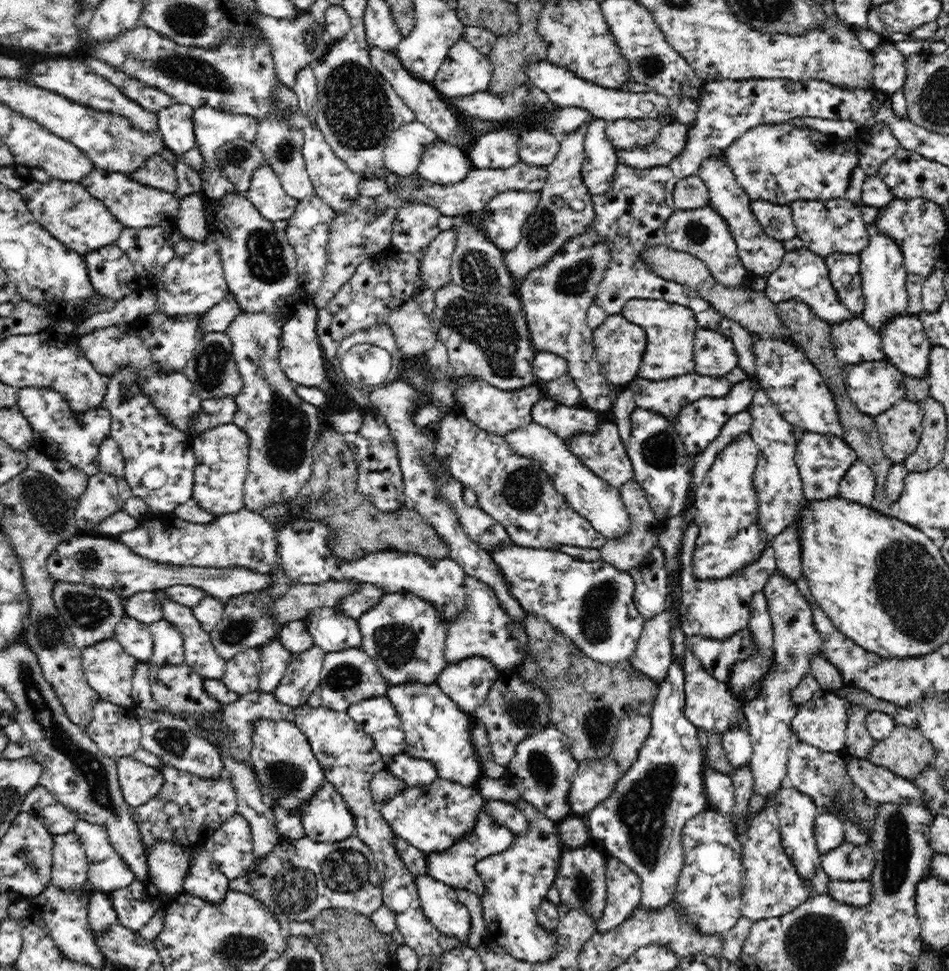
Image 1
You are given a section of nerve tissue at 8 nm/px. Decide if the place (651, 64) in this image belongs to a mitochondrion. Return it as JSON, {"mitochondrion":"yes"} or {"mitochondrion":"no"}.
{"mitochondrion":"yes"}

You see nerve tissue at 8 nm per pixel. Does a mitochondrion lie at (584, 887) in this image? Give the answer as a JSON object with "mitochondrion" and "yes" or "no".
{"mitochondrion":"yes"}

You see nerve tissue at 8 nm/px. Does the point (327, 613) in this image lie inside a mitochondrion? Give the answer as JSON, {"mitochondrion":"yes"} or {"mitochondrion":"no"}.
{"mitochondrion":"no"}

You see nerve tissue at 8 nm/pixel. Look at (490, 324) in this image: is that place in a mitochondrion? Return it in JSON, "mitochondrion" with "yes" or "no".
{"mitochondrion":"yes"}

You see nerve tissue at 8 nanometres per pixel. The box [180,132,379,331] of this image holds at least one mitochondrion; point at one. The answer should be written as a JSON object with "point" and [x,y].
{"point":[265,262]}

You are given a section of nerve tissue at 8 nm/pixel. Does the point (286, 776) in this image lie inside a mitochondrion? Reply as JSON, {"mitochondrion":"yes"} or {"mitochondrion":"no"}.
{"mitochondrion":"yes"}

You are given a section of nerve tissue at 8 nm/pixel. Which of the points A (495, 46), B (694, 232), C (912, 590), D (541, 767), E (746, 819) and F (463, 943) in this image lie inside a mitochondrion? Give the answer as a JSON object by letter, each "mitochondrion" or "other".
{"A":"other","B":"mitochondrion","C":"mitochondrion","D":"mitochondrion","E":"other","F":"other"}

